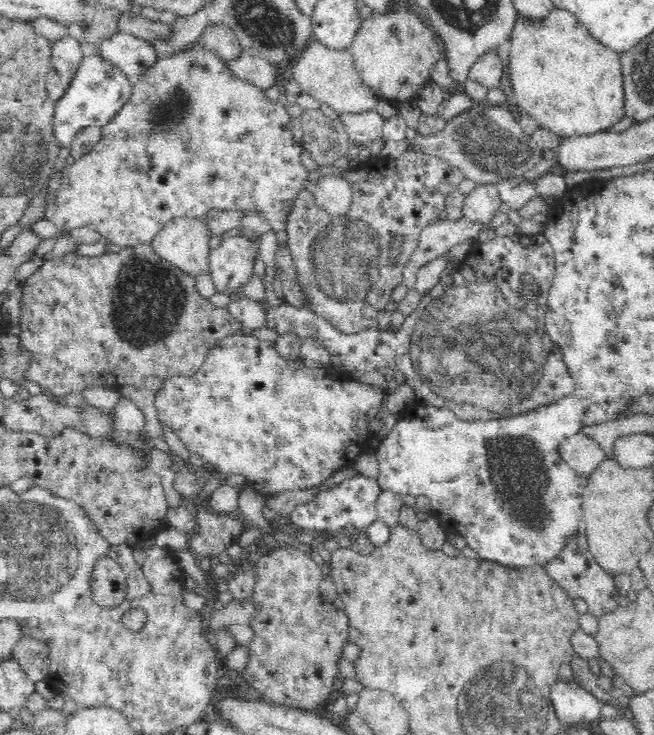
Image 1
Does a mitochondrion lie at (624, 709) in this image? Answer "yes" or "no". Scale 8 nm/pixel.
no

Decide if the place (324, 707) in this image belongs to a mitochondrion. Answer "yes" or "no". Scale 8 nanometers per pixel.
no

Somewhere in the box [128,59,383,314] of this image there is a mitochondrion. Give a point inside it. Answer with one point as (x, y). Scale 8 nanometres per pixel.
(166, 116)

